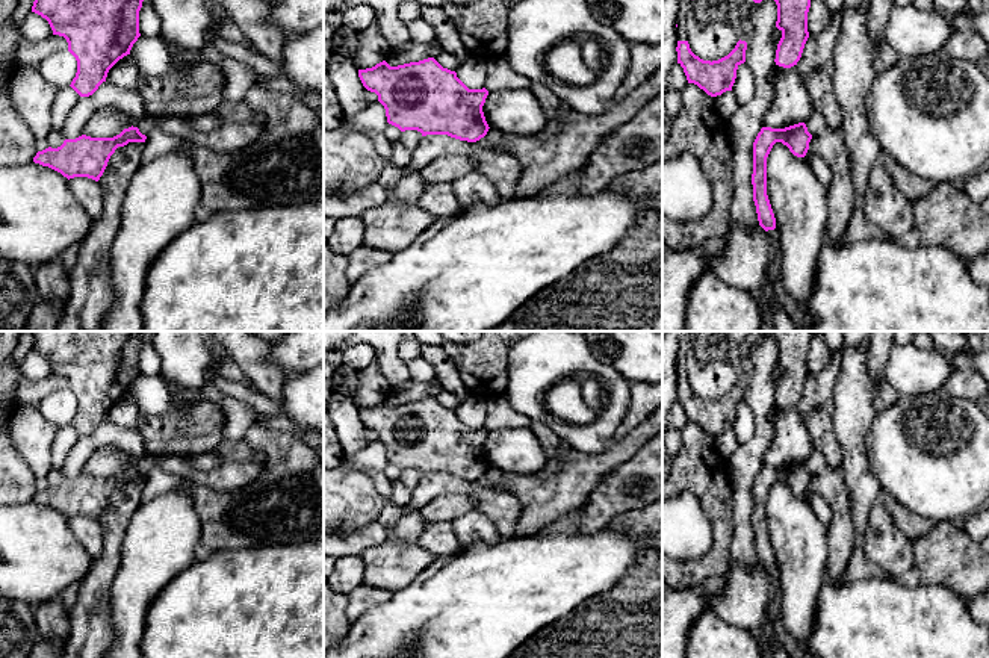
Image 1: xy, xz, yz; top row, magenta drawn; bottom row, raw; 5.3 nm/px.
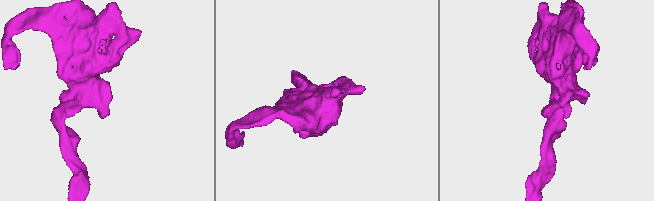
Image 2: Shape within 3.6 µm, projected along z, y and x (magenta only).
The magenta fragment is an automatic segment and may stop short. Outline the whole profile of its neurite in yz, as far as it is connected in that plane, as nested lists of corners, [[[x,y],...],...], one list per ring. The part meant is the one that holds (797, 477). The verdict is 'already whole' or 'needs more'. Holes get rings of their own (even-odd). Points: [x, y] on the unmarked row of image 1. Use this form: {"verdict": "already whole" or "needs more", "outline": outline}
{"verdict": "already whole", "outline": [[[805,461],[785,467],[762,466],[753,481],[753,540],[759,564],[768,570],[776,567],[776,557],[767,534],[767,496],[776,481],[782,481],[797,496],[805,496],[812,473]]]}

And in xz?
{"verdict": "already whole", "outline": [[[434,396],[398,405],[383,399],[358,408],[358,416],[378,434],[387,461],[401,470],[476,481],[490,467],[482,451],[488,430],[469,428],[455,410],[443,407]]]}

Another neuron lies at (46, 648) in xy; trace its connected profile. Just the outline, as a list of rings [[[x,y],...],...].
[[[39,638],[29,658],[62,658],[64,646],[54,638]]]

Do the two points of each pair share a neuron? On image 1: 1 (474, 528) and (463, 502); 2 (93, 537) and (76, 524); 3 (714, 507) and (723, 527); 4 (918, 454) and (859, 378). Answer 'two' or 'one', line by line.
1: two
2: one
3: one
4: two

